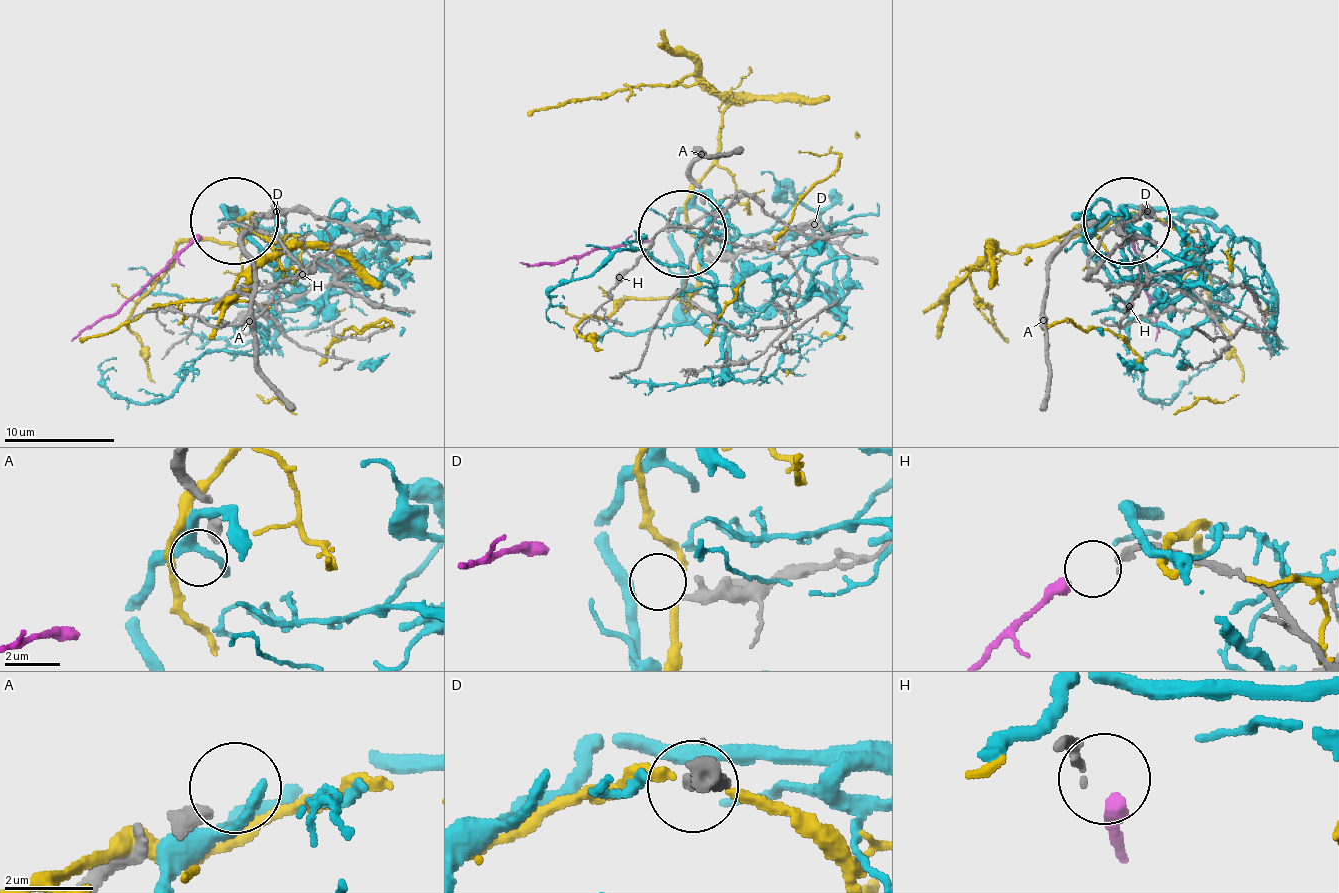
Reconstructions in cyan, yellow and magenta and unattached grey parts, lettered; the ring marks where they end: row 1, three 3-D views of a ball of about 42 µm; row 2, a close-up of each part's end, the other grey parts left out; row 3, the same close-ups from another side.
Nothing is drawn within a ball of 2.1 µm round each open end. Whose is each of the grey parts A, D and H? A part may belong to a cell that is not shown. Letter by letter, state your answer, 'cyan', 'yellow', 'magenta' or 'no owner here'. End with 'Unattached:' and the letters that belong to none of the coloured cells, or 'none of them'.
A: no owner here
D: no owner here
H: magenta
Unattached: A, D

